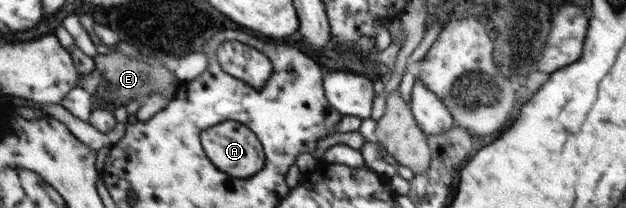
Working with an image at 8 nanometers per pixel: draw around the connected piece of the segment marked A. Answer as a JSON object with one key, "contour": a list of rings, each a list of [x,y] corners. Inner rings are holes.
{"contour":[[[223,121],[210,126],[200,134],[200,141],[207,158],[221,171],[235,178],[249,178],[264,166],[266,156],[256,134],[239,121]]]}

